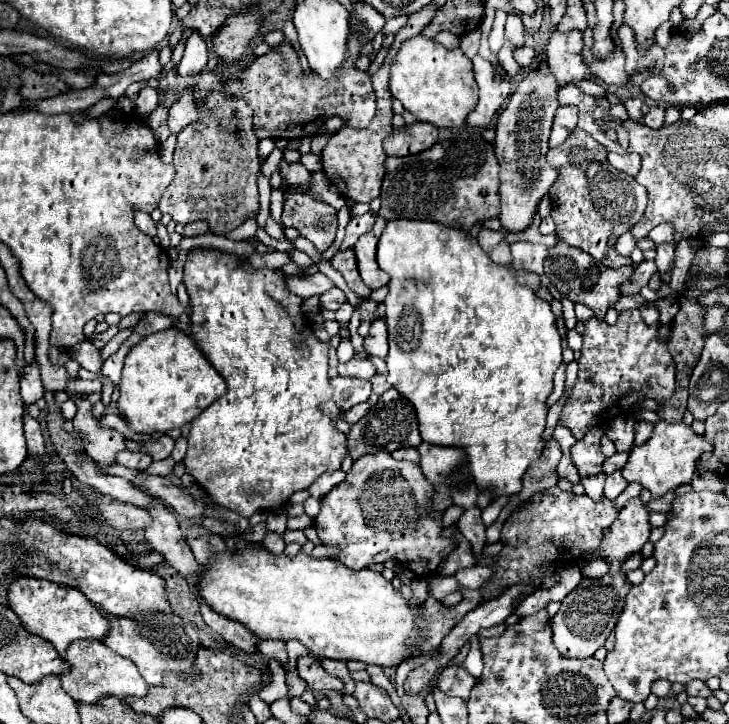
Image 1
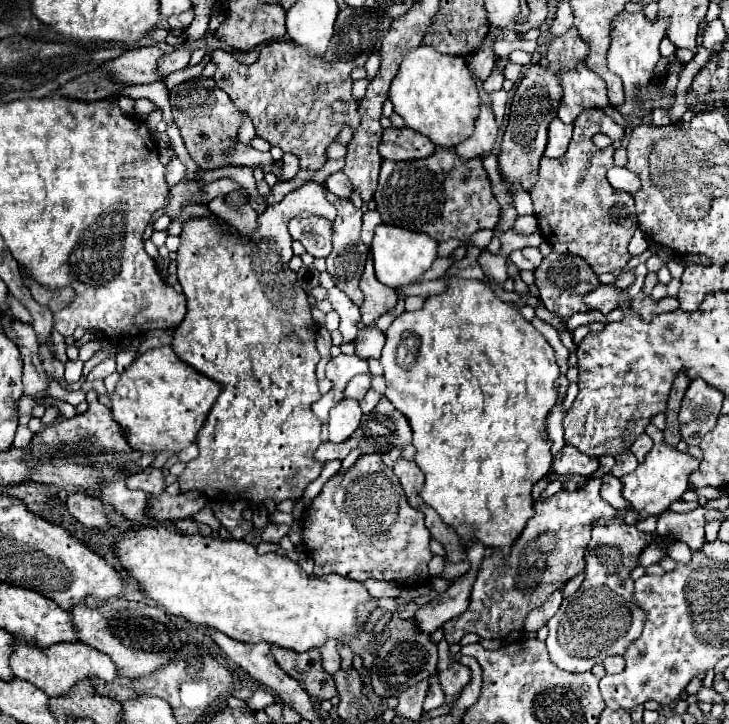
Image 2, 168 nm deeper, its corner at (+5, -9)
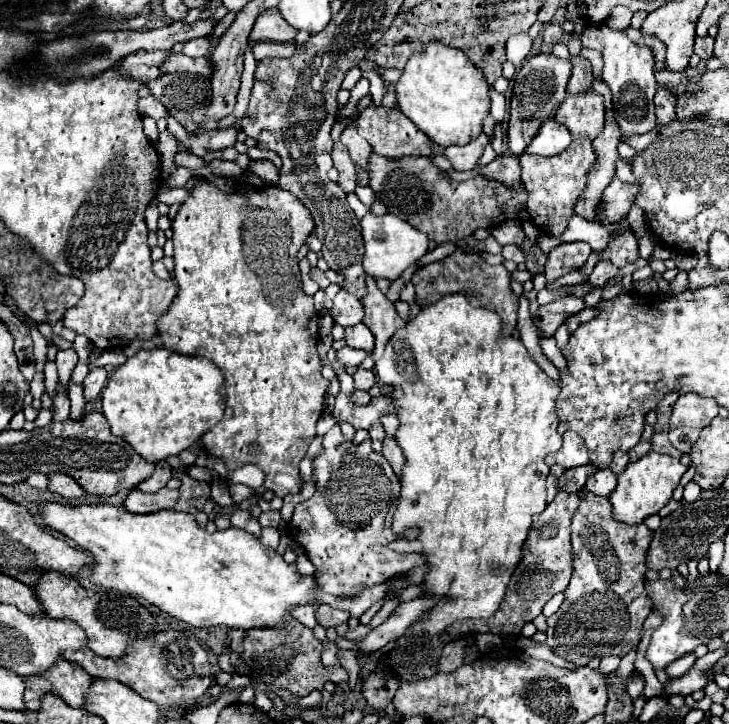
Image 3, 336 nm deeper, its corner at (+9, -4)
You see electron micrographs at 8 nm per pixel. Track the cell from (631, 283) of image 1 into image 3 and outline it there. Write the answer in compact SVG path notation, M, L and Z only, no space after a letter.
M566 296L566 298L560 298L550 304L540 306L536 312L530 314L530 318L538 330L538 336L550 338L550 336L554 336L558 326L564 322L564 318L568 318L574 312L578 314L582 310L584 310L584 300L574 298L574 296Z

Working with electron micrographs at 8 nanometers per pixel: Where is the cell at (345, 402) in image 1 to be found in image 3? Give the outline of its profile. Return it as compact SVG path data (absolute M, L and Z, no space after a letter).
M356 370L354 374L354 388L358 390L370 390L376 384L376 378L372 370Z

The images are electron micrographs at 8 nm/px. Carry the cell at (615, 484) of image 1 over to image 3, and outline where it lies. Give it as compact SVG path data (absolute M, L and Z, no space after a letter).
M608 468L594 472L586 482L586 490L596 496L608 496L610 492L614 492L614 488L616 488L616 474Z

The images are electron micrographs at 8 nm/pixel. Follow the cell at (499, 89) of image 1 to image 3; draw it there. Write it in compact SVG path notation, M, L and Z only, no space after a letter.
M480 134L468 146L448 146L444 150L444 156L450 160L454 170L472 170L478 164L486 144L488 144L486 134Z

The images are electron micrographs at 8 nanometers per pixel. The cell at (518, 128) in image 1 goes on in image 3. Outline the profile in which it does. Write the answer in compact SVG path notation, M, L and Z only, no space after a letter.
M536 54L526 58L520 64L520 70L516 72L514 80L512 80L512 96L510 96L510 122L508 122L508 148L514 156L520 156L524 152L524 148L530 144L530 140L534 138L534 134L538 132L538 128L546 122L552 120L558 106L562 104L562 98L566 98L566 84L570 78L570 60L562 60L556 58L554 54Z

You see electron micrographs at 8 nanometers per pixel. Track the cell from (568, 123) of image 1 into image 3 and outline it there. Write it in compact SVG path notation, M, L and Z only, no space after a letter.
M546 120L525 152L544 157L556 156L556 154L564 152L570 146L570 142L572 142L572 138L570 138L570 132L566 130L566 126L558 124L556 120Z

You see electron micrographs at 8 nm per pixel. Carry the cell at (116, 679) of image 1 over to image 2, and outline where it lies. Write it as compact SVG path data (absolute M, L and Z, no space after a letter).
M14 639L14 653L10 657L10 667L18 679L26 679L26 681L34 683L50 697L68 695L82 679L102 679L102 681L110 683L118 677L112 659L82 641L58 643L48 649L38 649L26 641Z

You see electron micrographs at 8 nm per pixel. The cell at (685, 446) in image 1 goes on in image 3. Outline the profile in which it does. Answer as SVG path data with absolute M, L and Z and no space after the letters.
M650 452L642 460L628 464L628 468L618 476L616 490L608 496L614 520L624 524L642 524L648 516L658 514L660 508L664 508L670 502L672 492L680 484L684 472L686 466L680 460L672 456L662 456L658 452Z

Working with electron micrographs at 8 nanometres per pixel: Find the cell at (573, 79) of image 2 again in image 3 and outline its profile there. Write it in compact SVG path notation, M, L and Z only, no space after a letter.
M594 90L582 96L566 96L554 120L564 124L570 130L572 138L584 136L584 138L594 140L602 132L602 126L604 126L602 96L594 94Z

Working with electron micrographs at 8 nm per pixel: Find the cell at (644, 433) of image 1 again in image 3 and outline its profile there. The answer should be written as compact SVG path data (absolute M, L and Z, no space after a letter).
M640 440L640 442L638 442L638 444L628 452L630 462L640 460L640 458L642 458L642 456L646 456L650 450L652 450L652 444L650 444L650 442L646 442L646 440Z

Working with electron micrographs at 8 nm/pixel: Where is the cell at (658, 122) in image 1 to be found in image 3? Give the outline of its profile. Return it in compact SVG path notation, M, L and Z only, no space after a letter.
M660 86L658 92L656 92L654 102L656 102L656 120L658 120L658 124L664 126L664 124L672 122L674 120L674 108L676 108L676 94Z

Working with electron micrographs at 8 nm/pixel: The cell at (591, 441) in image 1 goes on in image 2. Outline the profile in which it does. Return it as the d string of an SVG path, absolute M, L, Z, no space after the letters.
M566 445L560 455L554 459L552 471L558 475L582 475L592 477L598 471L598 459L580 453L576 447Z

